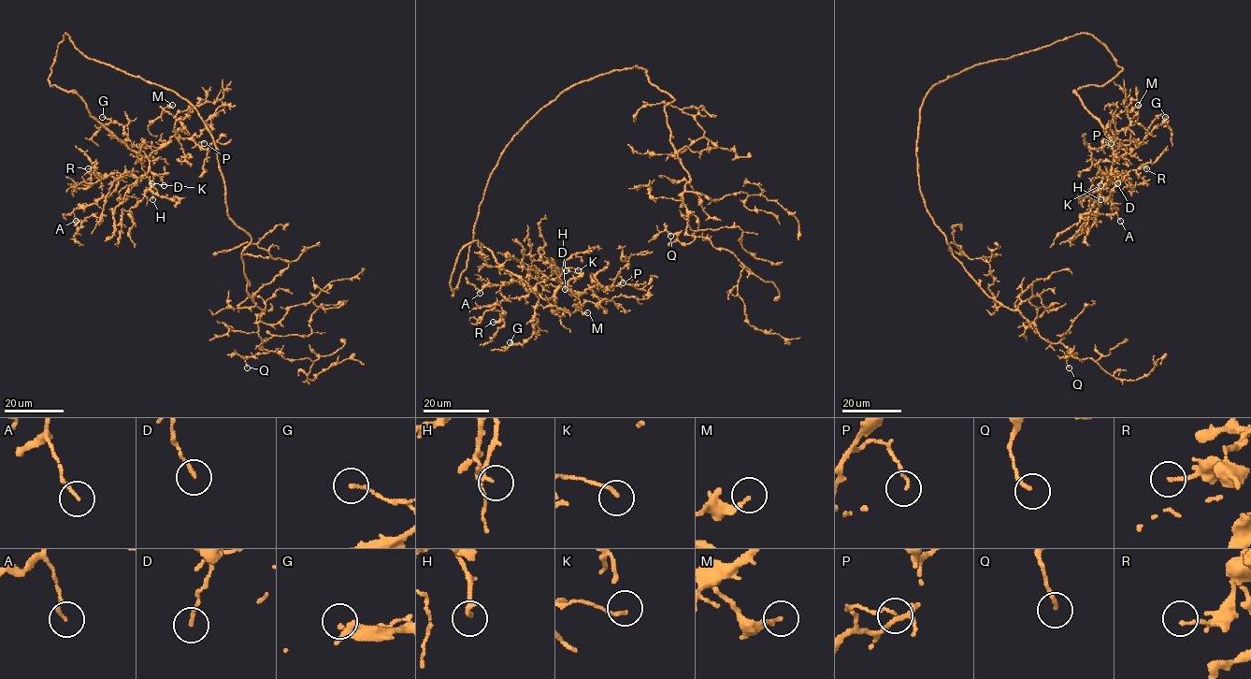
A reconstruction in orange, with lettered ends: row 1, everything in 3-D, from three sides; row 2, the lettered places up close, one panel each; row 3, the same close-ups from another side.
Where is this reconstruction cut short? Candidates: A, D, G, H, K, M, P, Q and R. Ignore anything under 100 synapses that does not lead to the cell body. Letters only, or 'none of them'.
H

